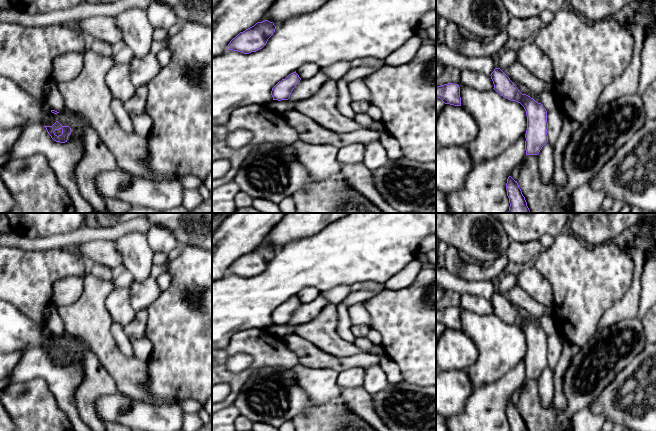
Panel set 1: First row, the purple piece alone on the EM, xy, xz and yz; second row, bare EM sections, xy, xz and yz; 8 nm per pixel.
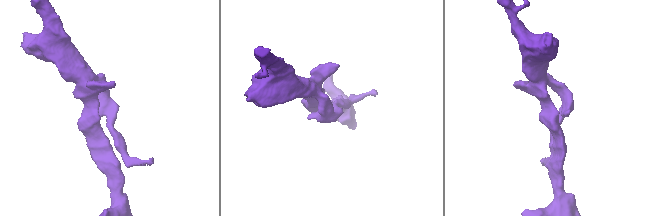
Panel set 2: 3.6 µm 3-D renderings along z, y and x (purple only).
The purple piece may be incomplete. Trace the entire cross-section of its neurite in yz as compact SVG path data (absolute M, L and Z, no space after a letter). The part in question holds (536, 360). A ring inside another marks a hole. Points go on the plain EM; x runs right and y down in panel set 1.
M495 292L490 300L494 308L493 313L496 316L524 331L527 340L526 379L538 379L542 371L548 366L546 333L530 320L522 318L500 292Z

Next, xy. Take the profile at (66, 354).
M56 345L52 350L44 350L51 360L51 362L60 367L65 367L68 364L68 360L71 358L72 354L69 350L62 350L58 345Z

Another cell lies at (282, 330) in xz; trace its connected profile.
M290 323L288 324L272 324L271 326L266 327L266 330L270 334L274 334L280 338L284 338L286 335L293 333L294 326Z

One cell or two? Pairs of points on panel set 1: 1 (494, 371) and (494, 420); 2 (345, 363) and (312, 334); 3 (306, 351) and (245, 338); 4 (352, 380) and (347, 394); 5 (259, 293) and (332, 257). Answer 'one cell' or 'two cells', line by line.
1: two cells
2: two cells
3: two cells
4: two cells
5: one cell

